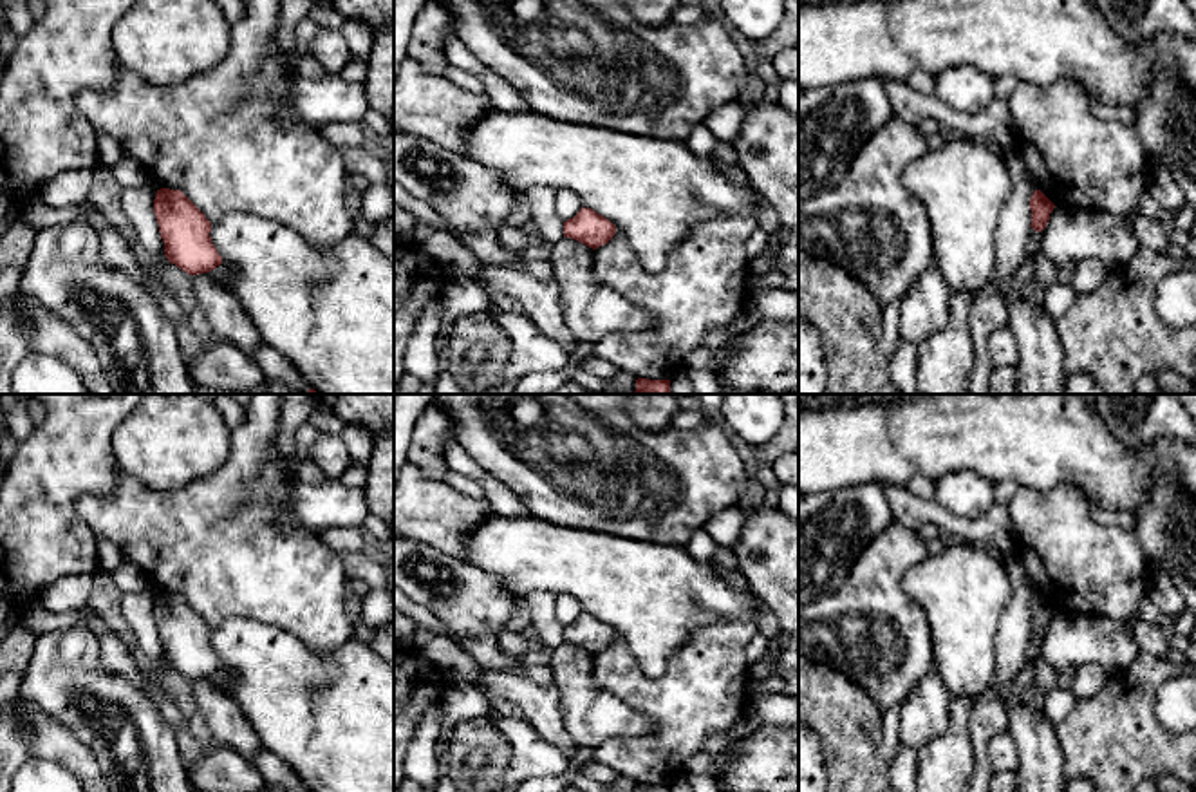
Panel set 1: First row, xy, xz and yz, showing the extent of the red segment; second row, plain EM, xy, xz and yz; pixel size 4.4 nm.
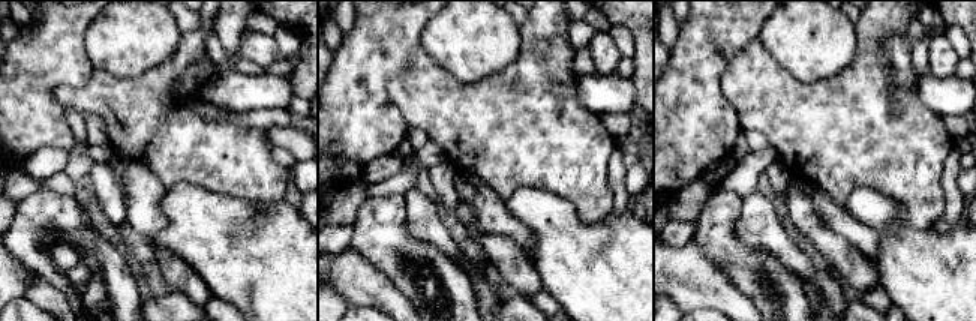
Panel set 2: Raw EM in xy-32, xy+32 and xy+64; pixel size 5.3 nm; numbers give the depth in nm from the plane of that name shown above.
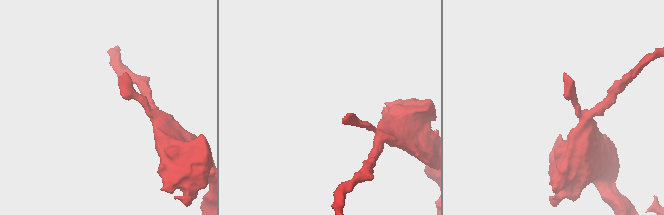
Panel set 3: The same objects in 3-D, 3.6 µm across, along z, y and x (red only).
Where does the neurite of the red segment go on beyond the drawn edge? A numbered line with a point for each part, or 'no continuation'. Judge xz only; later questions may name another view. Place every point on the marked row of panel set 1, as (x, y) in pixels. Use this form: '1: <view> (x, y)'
no continuation

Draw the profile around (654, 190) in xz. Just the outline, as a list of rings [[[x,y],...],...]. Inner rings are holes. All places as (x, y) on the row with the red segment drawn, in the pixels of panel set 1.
[[[531,108],[484,112],[470,125],[464,143],[466,157],[500,174],[520,195],[533,186],[573,190],[584,208],[616,226],[650,273],[665,268],[668,251],[701,221],[735,213],[759,217],[764,203],[753,188],[730,183],[685,143],[560,121]]]

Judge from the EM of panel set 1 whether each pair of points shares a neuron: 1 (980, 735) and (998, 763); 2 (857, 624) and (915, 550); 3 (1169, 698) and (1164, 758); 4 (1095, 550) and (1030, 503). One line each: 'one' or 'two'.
1: two
2: one
3: two
4: one

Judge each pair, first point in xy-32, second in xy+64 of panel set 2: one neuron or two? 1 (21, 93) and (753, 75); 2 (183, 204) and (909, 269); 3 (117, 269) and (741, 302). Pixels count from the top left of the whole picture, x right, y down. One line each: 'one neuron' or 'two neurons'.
1: two neurons
2: one neuron
3: two neurons

